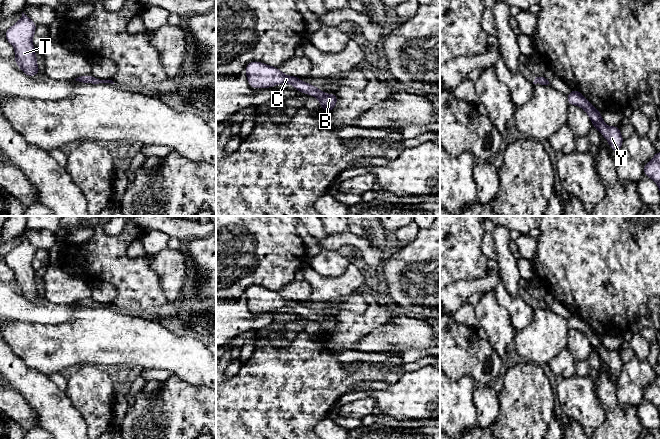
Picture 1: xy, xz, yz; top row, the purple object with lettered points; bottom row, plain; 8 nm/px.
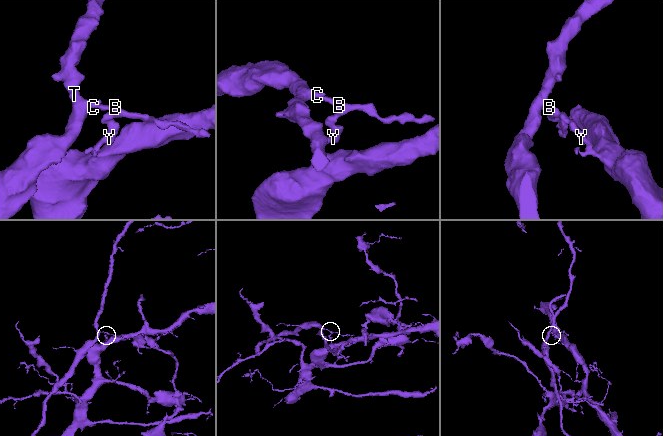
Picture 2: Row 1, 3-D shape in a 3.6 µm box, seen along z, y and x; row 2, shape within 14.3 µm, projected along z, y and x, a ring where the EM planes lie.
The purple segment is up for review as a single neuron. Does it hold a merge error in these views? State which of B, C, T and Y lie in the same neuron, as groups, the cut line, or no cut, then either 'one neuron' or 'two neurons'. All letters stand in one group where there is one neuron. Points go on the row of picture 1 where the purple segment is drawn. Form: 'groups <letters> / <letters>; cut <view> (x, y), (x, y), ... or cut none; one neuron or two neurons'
groups B Y / C T; cut xz (318, 89), (310, 94); two neurons

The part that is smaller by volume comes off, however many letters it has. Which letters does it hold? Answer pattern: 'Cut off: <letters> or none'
Cut off: C, T

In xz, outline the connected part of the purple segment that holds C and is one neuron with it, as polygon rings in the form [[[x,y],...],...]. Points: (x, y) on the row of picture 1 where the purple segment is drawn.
[[[258,61],[248,63],[245,71],[248,83],[252,88],[269,88],[277,84],[290,83],[296,90],[305,94],[319,90],[318,87],[301,81],[298,77],[285,75],[278,68]]]

